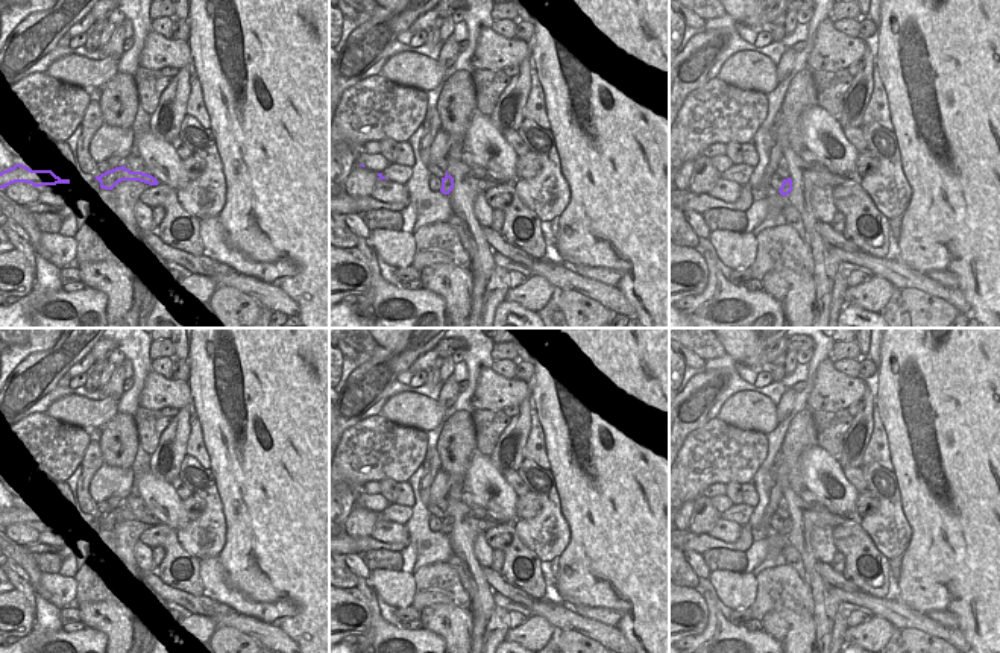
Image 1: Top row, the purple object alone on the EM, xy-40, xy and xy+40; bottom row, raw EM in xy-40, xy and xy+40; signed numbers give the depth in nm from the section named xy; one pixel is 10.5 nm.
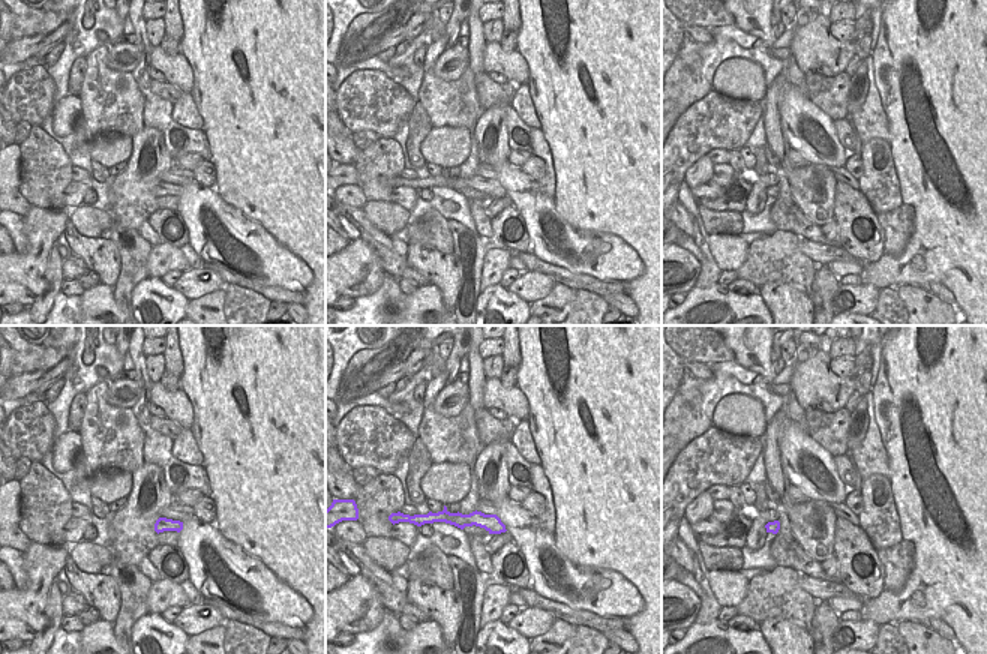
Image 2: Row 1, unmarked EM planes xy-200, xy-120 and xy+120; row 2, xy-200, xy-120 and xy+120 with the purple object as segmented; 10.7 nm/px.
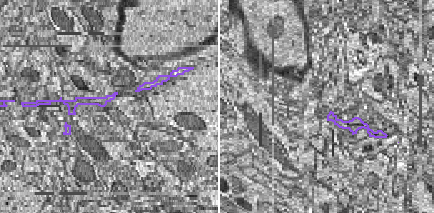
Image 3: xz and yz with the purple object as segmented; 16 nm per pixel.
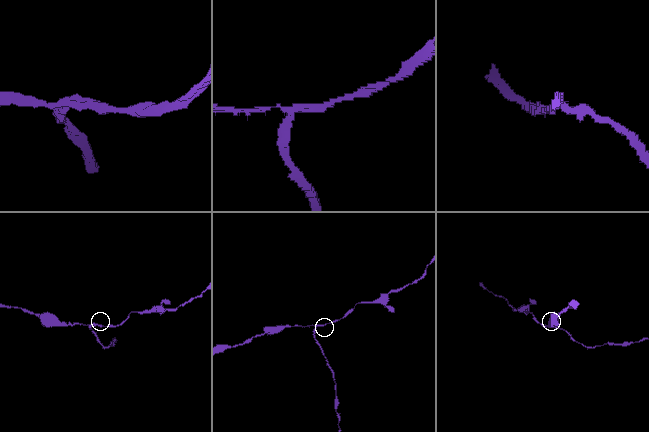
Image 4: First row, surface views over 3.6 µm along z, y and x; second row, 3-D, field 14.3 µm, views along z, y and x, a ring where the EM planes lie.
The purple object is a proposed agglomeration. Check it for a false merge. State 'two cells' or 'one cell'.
two cells

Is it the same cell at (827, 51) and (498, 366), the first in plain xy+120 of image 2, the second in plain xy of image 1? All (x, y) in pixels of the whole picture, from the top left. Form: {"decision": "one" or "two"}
{"decision": "two"}

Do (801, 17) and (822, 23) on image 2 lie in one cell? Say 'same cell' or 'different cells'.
different cells

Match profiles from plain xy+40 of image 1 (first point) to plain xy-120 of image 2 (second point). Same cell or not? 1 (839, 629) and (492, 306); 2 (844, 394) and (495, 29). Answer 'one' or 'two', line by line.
1: two
2: two

